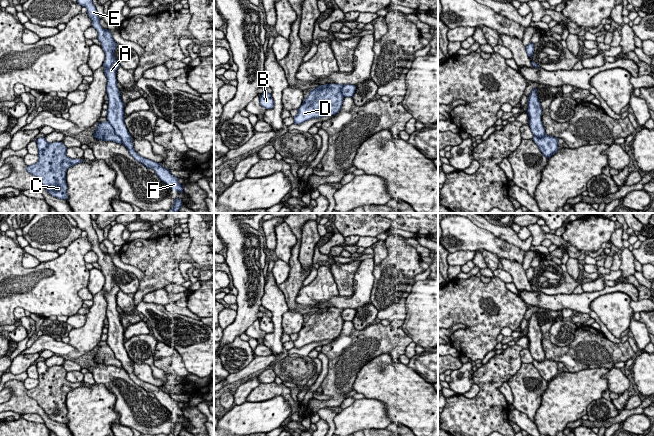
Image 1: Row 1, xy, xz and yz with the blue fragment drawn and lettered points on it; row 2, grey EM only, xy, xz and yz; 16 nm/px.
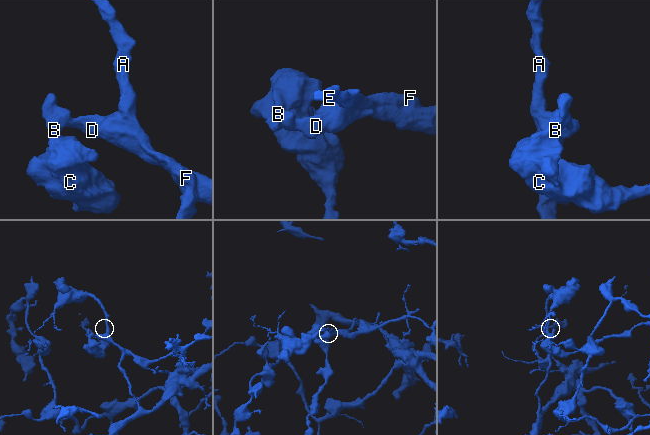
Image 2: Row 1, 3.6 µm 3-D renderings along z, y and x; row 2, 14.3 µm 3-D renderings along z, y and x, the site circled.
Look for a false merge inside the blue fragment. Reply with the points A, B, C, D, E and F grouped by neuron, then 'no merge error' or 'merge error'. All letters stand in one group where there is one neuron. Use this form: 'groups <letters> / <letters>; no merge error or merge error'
groups A E F / B C D; merge error

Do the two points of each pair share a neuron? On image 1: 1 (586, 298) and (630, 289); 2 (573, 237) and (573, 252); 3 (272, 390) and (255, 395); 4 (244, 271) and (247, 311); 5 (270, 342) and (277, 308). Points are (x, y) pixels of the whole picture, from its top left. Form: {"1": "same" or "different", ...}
{"1": "same", "2": "different", "3": "same", "4": "same", "5": "same"}

